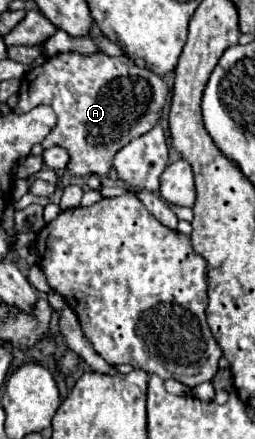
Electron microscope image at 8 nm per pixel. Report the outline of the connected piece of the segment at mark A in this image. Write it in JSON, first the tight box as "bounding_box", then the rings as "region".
{"bounding_box":[16,52,168,176],"region":[[[100,52],[100,56],[84,60],[84,56],[60,54],[28,72],[28,76],[22,78],[18,96],[16,114],[46,104],[54,108],[58,116],[56,128],[42,142],[42,148],[62,144],[62,148],[70,152],[68,170],[72,170],[74,176],[102,176],[112,170],[112,158],[120,148],[158,124],[168,98],[168,86],[158,74],[148,68],[138,68],[128,56],[112,58]]]}

